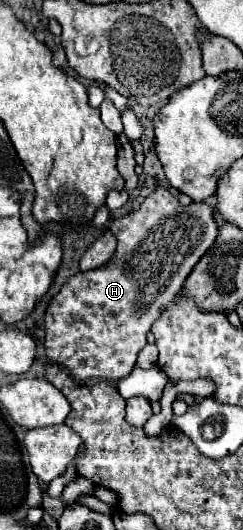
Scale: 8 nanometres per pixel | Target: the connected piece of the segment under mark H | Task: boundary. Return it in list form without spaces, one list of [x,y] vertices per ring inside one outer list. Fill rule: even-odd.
[[[157,188],[157,190],[153,190],[153,192],[145,198],[145,202],[141,204],[141,208],[139,208],[137,212],[131,212],[131,214],[127,214],[127,216],[115,220],[115,222],[111,224],[111,232],[113,232],[115,238],[117,238],[117,252],[115,252],[113,260],[111,260],[109,264],[105,264],[103,268],[97,268],[97,270],[91,270],[91,272],[79,272],[79,274],[75,274],[73,278],[69,278],[69,282],[61,288],[61,292],[59,292],[59,294],[53,298],[53,302],[49,304],[49,310],[47,310],[47,314],[45,314],[45,328],[47,328],[45,352],[47,352],[47,358],[53,360],[53,362],[59,362],[61,366],[65,366],[65,368],[73,374],[73,378],[75,378],[77,382],[81,382],[81,384],[87,384],[89,378],[101,378],[101,380],[111,380],[111,382],[117,382],[117,380],[125,378],[125,376],[135,368],[137,354],[139,354],[139,350],[145,346],[145,342],[147,342],[147,332],[151,330],[153,322],[159,318],[161,308],[163,308],[165,304],[169,304],[171,300],[175,300],[175,296],[177,296],[179,290],[183,288],[183,282],[185,282],[187,274],[195,268],[195,264],[199,262],[199,258],[201,258],[201,256],[209,250],[209,246],[215,242],[219,228],[217,228],[217,222],[215,222],[215,216],[213,216],[213,214],[215,214],[213,206],[209,206],[209,204],[205,204],[205,202],[191,202],[189,206],[181,206],[179,200],[177,200],[177,196],[173,196],[173,194],[171,194],[169,190],[165,190],[165,188]]]

